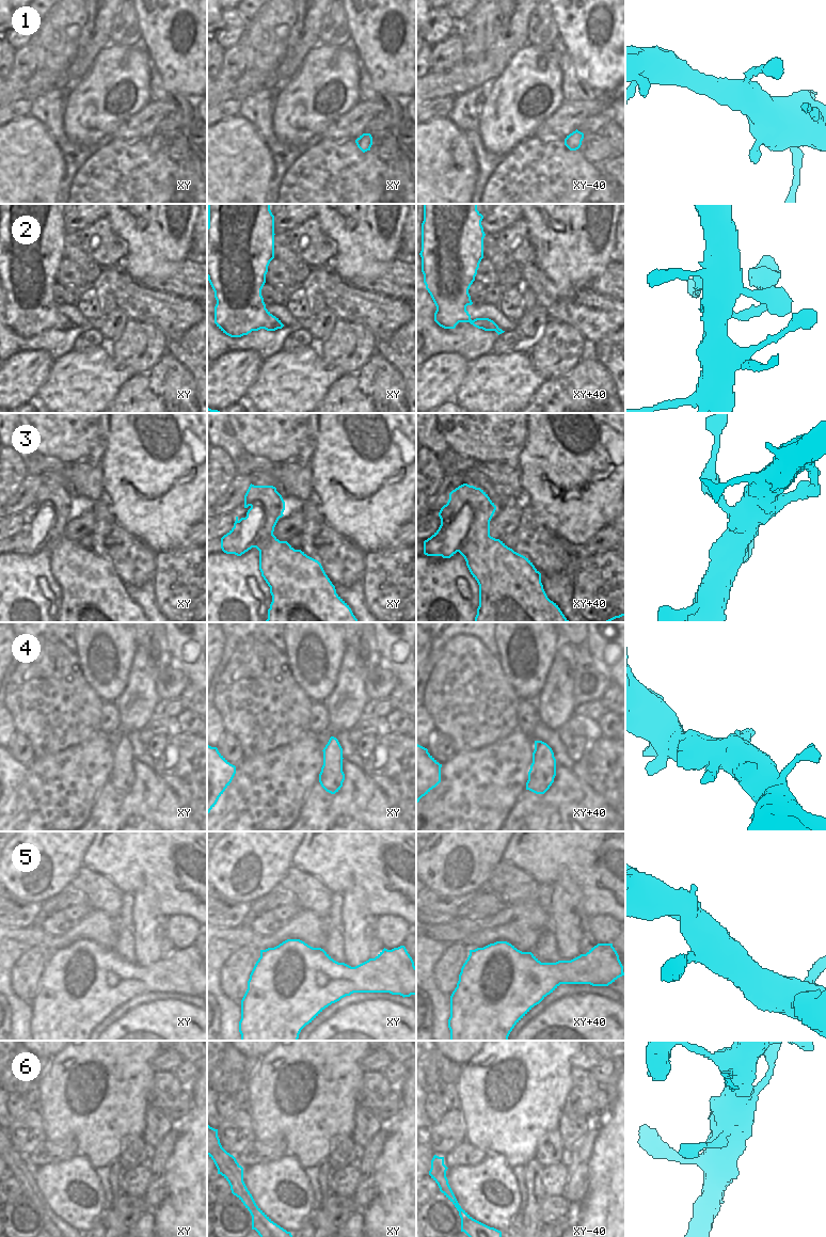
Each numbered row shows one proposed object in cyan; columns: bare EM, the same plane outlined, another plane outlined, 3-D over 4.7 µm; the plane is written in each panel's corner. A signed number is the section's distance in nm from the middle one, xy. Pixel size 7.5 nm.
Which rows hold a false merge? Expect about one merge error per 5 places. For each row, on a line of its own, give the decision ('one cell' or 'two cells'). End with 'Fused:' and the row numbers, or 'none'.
1: one cell
2: one cell
3: one cell
4: one cell
5: one cell
6: one cell
Fused: none

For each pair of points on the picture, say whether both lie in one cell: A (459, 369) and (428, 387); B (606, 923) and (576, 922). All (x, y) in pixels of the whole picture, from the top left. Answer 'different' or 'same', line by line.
A: same
B: different

